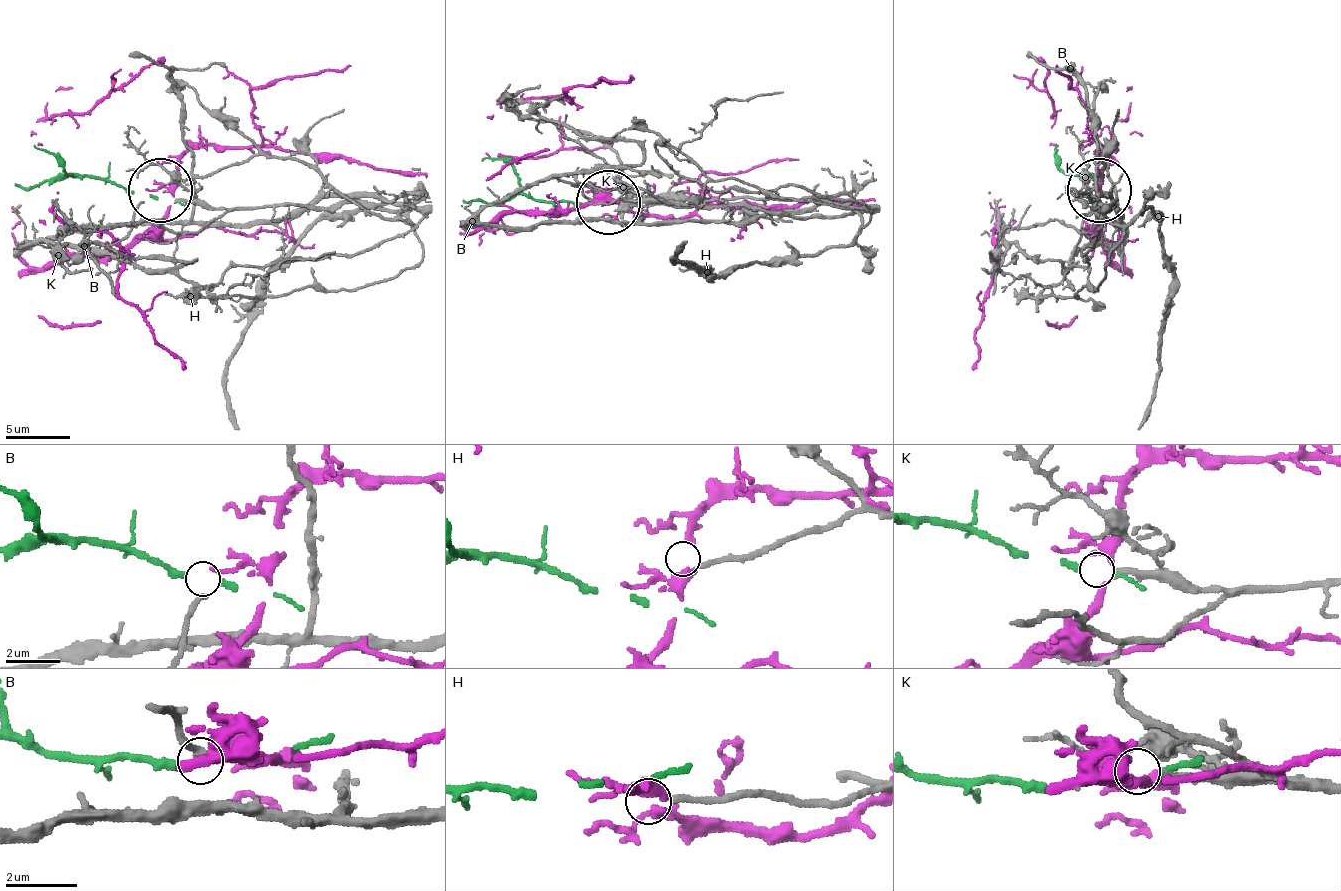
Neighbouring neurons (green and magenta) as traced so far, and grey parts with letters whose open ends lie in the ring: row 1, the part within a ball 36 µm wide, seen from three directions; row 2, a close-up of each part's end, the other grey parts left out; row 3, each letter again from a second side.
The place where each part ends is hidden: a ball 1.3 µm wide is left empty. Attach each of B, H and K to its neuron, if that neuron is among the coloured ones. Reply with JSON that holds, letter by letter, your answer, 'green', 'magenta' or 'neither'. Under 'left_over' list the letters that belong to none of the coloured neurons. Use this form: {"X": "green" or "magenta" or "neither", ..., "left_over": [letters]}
{"B": "neither", "H": "neither", "K": "green", "left_over": ["B", "H"]}

